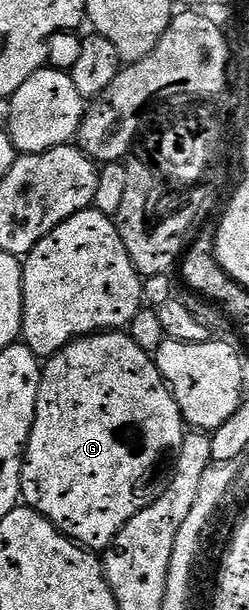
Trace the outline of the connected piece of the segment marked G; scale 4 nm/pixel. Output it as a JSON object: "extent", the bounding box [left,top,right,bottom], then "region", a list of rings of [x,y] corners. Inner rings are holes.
{"extent":[20,331,186,551],"region":[[[101,331],[91,337],[80,337],[72,341],[64,349],[60,349],[54,356],[47,358],[40,374],[40,390],[38,391],[38,407],[32,434],[28,440],[28,450],[24,452],[24,466],[22,467],[22,487],[20,495],[23,504],[29,509],[36,509],[48,520],[57,531],[63,533],[77,545],[83,545],[89,551],[104,551],[120,534],[122,527],[136,514],[136,488],[140,480],[148,473],[148,468],[160,457],[163,449],[175,450],[181,443],[186,432],[186,422],[178,403],[174,399],[171,389],[164,382],[164,376],[158,371],[153,354],[142,351],[138,343],[124,331]]]}

